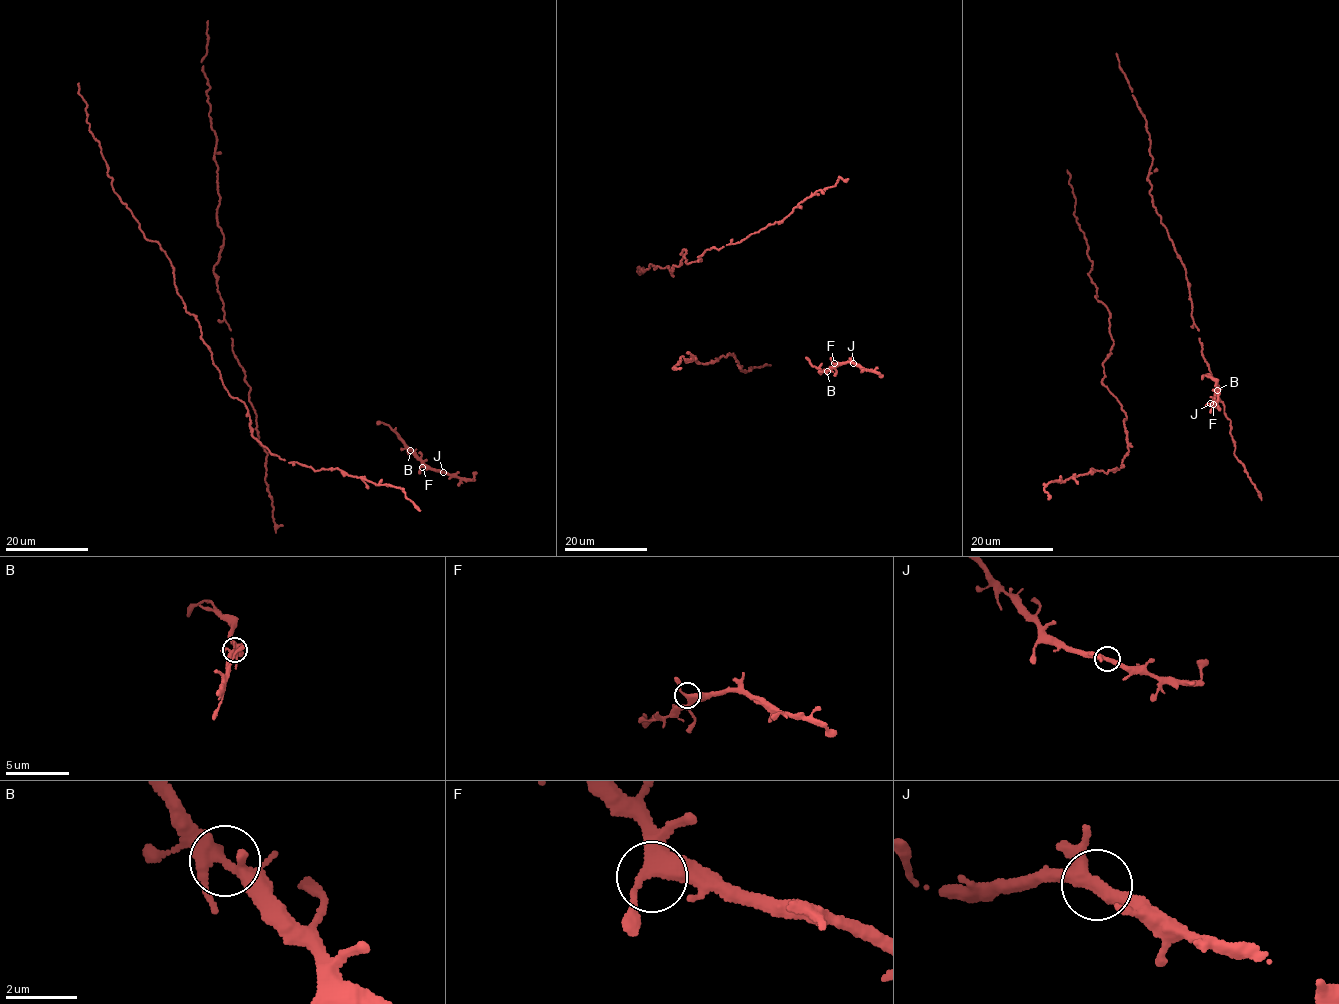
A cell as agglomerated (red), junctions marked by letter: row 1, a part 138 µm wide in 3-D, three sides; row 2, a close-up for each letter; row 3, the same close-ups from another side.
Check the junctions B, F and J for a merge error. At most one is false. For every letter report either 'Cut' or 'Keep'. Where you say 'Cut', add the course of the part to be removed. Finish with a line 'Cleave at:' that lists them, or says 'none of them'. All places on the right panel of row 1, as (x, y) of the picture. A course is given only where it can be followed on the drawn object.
B: Keep
F: Keep
J: Keep
Cleave at: none of them

